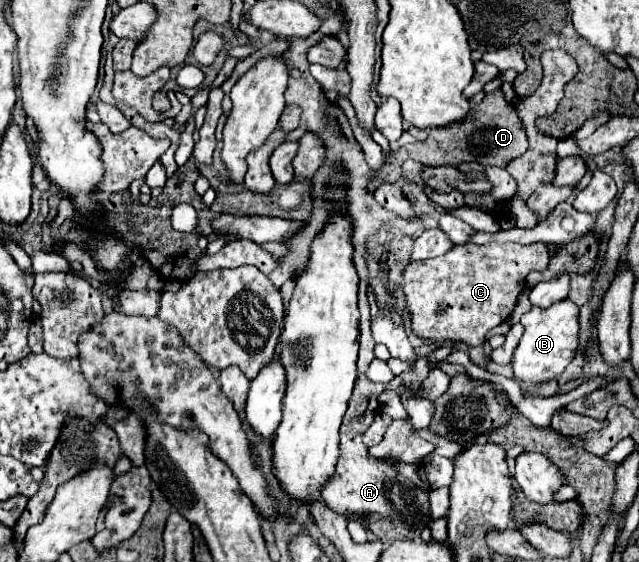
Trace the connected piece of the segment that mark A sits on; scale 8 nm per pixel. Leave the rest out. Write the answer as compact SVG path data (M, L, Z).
M438 348L418 360L418 372L408 370L400 376L394 376L394 380L388 384L374 384L368 378L360 378L356 382L354 394L348 402L348 410L344 414L344 422L340 428L340 458L336 464L336 474L322 490L322 500L332 512L344 516L346 520L356 520L356 518L362 518L368 514L378 514L380 520L368 522L366 528L382 542L420 540L420 532L426 526L430 526L430 522L432 522L428 490L418 488L412 480L406 480L406 476L402 476L398 470L392 468L392 464L401 462L399 458L388 457L383 462L368 454L364 448L364 442L362 442L362 434L364 434L366 426L372 424L372 420L380 408L378 396L384 390L396 390L398 394L402 394L406 390L416 392L432 369L431 364L446 360L450 354L451 349Z

